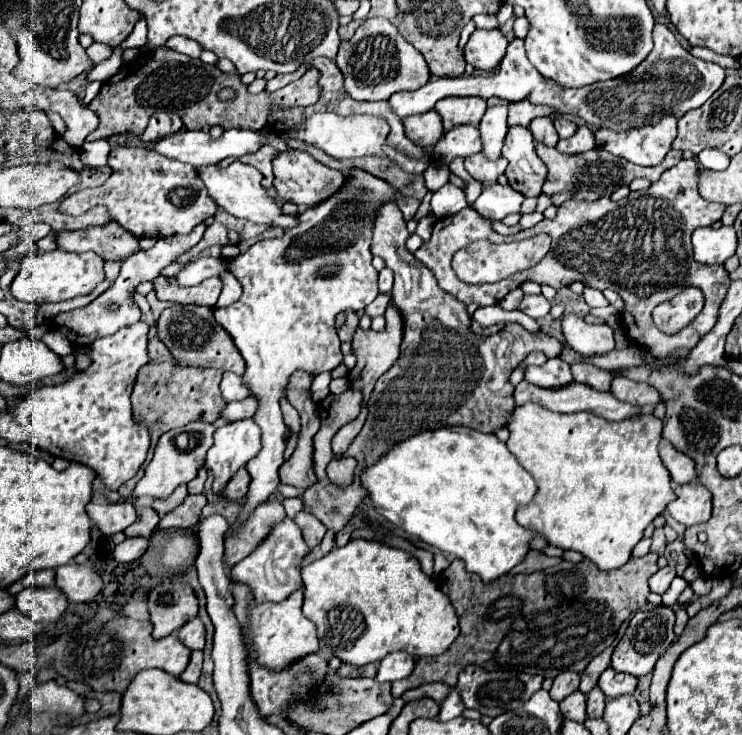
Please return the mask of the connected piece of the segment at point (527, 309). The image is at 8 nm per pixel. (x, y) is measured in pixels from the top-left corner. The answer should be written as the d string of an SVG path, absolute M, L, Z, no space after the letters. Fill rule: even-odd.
M540 294L540 296L524 296L522 302L518 304L518 310L528 314L530 318L538 320L550 312L550 302Z

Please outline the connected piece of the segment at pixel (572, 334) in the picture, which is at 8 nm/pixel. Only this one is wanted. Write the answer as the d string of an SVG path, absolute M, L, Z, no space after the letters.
M564 314L562 318L562 334L566 338L566 344L584 354L606 354L614 350L614 330L608 324L586 324L580 316Z

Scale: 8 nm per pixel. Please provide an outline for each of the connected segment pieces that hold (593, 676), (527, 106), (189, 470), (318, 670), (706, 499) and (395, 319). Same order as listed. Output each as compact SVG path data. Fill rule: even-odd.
M606 648L602 654L598 654L584 670L582 674L582 682L580 682L580 690L584 694L588 694L596 684L598 684L598 678L600 674L610 666L610 656L612 656L612 648Z
M490 98L488 106L506 104L508 106L508 126L528 126L538 116L554 116L556 112L548 106L536 106L530 102L504 102L500 98Z
M196 420L196 422L190 422L190 424L184 426L184 428L170 430L170 432L166 432L166 434L162 434L160 440L158 440L158 446L156 446L156 450L154 450L154 456L152 456L152 460L150 460L148 466L146 466L146 474L144 474L144 478L136 484L132 496L136 496L136 498L140 498L140 496L166 498L166 496L170 496L170 494L174 492L176 486L188 484L190 480L194 480L196 474L198 474L198 470L200 470L200 468L204 466L204 462L206 462L206 452L208 452L208 448L210 448L212 442L214 442L214 430L216 430L216 428L214 428L212 424L202 422L202 420ZM182 432L194 434L194 446L192 446L192 448L186 448L186 450L178 450L178 448L176 448L174 438L176 438L178 434L182 434Z
M250 652L250 658L248 658L248 668L250 668L250 694L256 702L256 706L260 708L260 712L264 716L270 716L270 714L278 714L282 716L282 712L286 712L286 706L288 702L294 702L294 700L308 700L310 698L310 690L324 680L326 672L328 672L328 662L320 656L320 654L310 654L306 658L302 658L300 662L288 666L286 670L282 672L270 672L266 670L264 666L258 666L252 658L252 652Z
M698 482L676 486L674 488L676 500L668 504L670 516L688 526L708 522L712 516L712 494Z
M388 306L388 310L386 310L386 328L382 332L370 332L370 330L356 328L354 338L352 338L352 352L358 356L358 364L352 370L352 374L348 376L348 380L354 388L364 392L364 398L366 398L364 402L368 402L368 398L372 396L376 380L398 360L400 342L402 342L402 316L398 310L394 310L394 306ZM362 364L364 364L364 368L362 368Z

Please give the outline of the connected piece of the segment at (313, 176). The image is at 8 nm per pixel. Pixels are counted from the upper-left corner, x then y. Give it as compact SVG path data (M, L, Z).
M288 150L280 152L280 156L272 162L274 164L274 188L280 198L300 204L300 206L318 206L318 202L324 202L334 194L334 190L340 190L340 186L346 182L348 174L332 170L320 162L316 162L310 154L300 150Z

